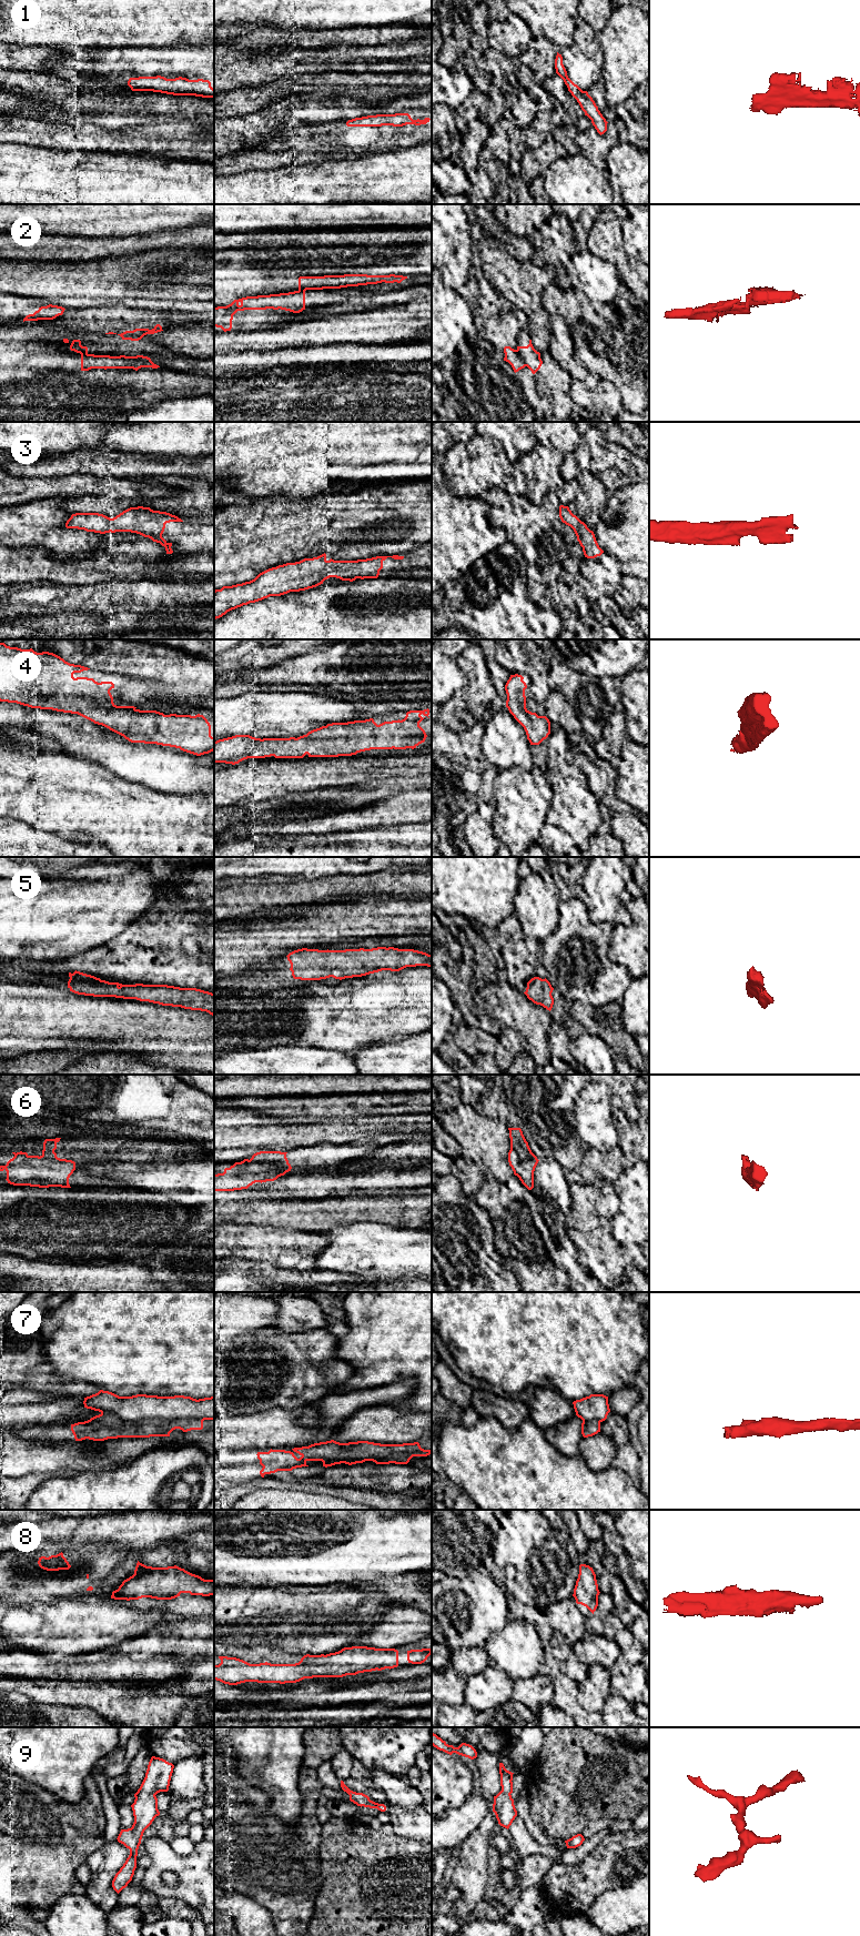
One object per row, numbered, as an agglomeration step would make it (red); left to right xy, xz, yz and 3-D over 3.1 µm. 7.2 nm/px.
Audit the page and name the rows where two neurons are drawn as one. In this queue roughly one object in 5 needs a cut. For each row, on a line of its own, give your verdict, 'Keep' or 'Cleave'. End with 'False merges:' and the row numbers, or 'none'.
1: Keep
2: Cleave
3: Keep
4: Keep
5: Keep
6: Keep
7: Cleave
8: Keep
9: Keep
False merges: 2, 7

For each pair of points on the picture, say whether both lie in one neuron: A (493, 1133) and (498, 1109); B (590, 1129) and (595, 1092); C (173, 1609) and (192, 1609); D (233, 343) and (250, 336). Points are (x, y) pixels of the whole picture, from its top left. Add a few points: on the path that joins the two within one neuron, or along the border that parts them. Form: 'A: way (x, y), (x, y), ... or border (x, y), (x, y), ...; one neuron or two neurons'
A: border (491, 1116), (496, 1118); two neurons
B: way (593, 1120), (594, 1101); one neuron
C: way (178, 1609), (188, 1609); one neuron
D: way (238, 341), (245, 341); one neuron

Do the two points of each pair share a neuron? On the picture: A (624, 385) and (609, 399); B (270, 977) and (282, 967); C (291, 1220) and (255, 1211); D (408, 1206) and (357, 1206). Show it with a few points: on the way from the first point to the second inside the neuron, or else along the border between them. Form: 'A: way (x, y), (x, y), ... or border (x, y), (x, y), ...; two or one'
A: border (599, 377), (606, 379), (615, 385), (624, 407); two
B: way (273, 974), (279, 970); one
C: way (282, 1214), (264, 1212); one
D: way (396, 1207), (370, 1207); one

